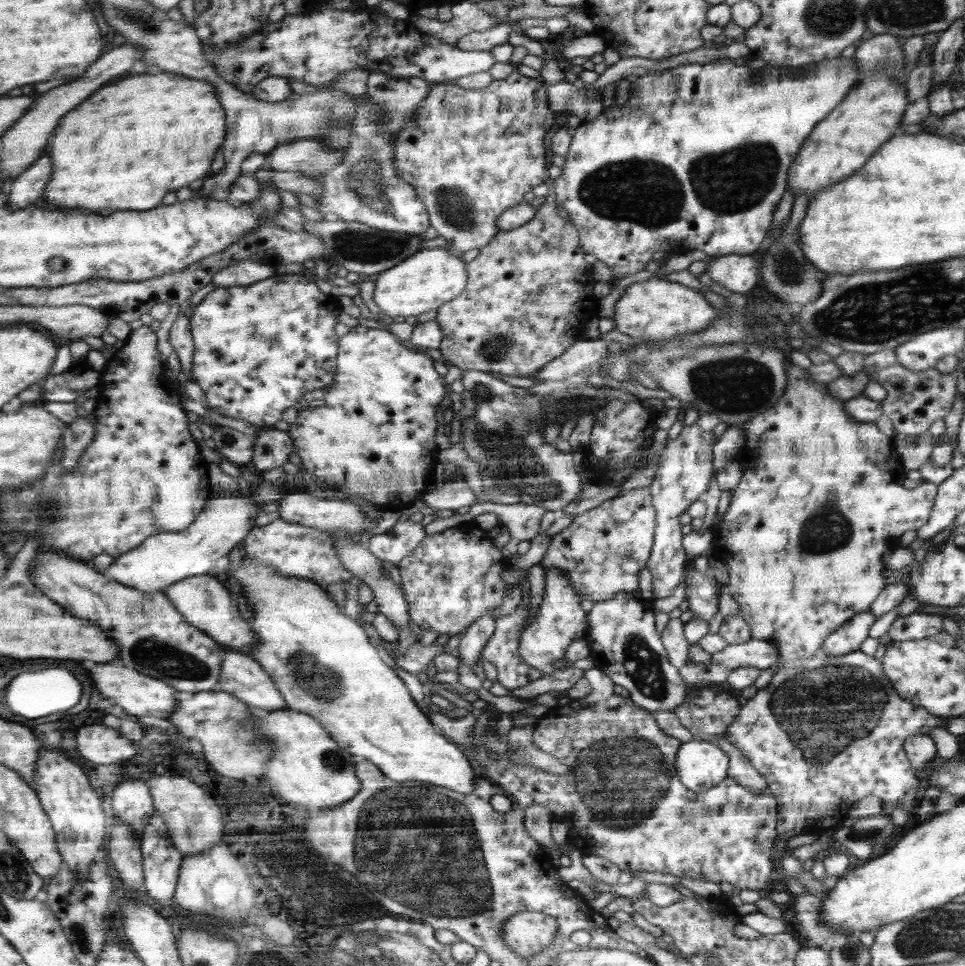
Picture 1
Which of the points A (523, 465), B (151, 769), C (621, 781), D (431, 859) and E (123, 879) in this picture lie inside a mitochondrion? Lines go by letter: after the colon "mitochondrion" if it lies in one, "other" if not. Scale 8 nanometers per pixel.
A: mitochondrion
B: other
C: mitochondrion
D: mitochondrion
E: other

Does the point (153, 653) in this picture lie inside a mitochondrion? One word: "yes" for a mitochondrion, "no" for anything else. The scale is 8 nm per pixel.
yes

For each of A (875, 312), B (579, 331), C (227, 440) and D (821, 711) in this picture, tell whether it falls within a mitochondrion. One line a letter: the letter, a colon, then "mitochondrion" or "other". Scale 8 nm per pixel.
A: mitochondrion
B: other
C: other
D: mitochondrion

